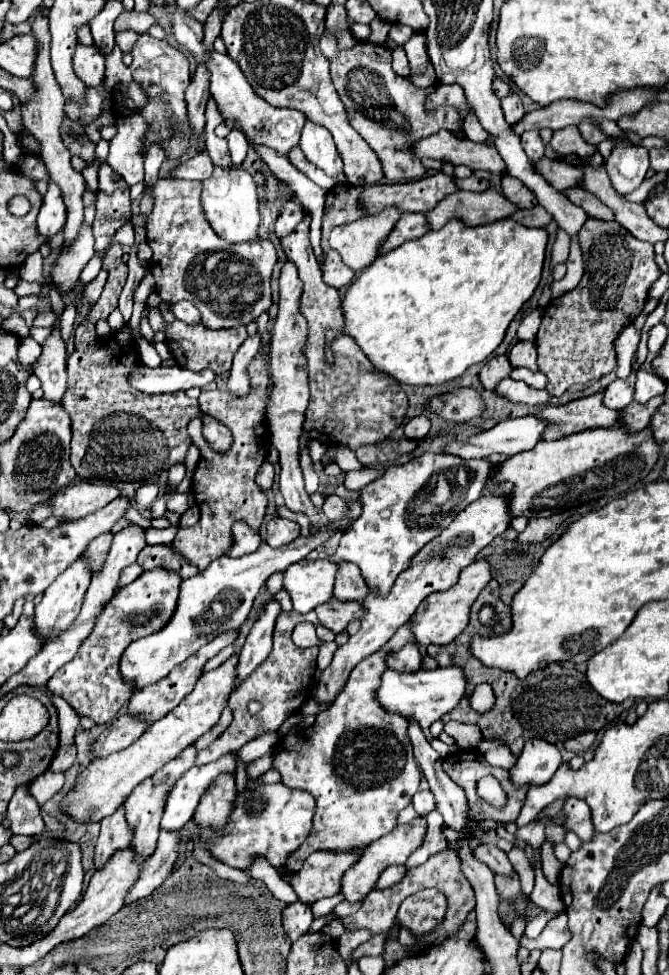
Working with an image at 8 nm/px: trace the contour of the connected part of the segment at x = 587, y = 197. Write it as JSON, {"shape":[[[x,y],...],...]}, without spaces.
{"shape":[[[572,188],[564,192],[576,206],[580,206],[588,216],[598,218],[598,220],[614,220],[614,212],[602,204],[594,194],[582,190],[582,188]]]}

